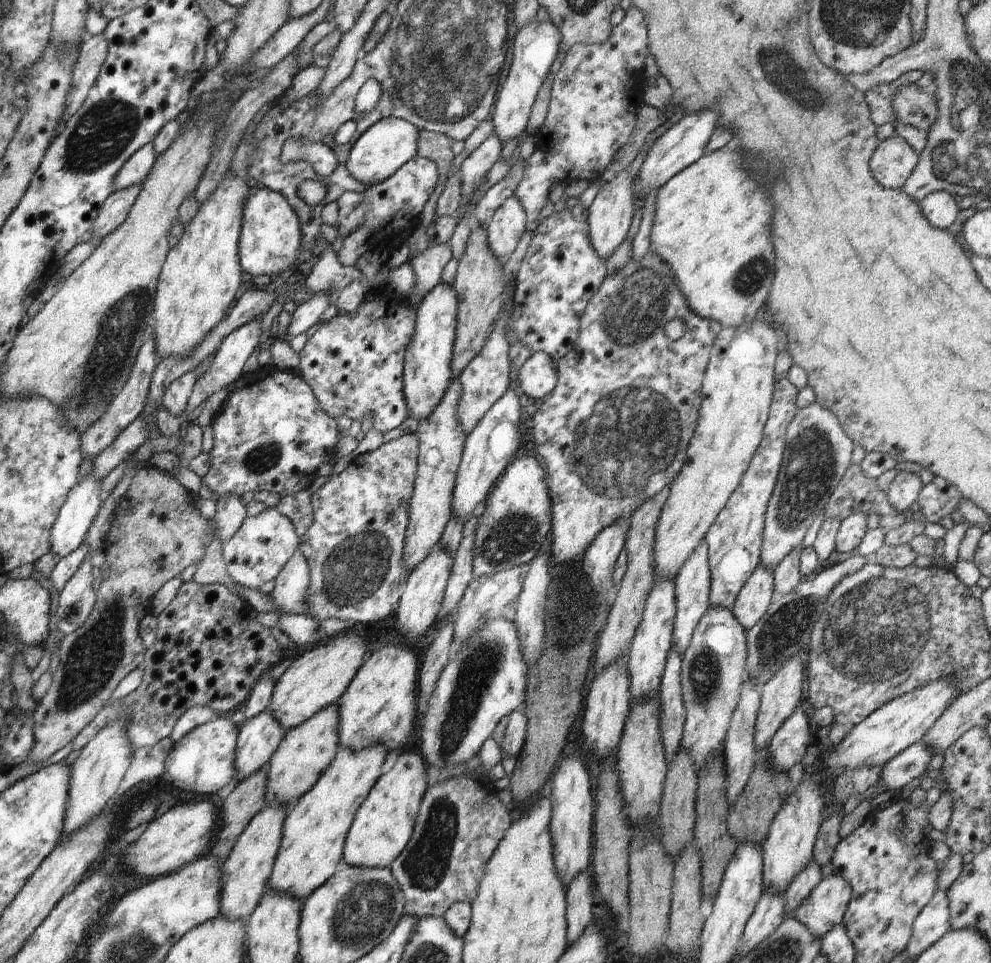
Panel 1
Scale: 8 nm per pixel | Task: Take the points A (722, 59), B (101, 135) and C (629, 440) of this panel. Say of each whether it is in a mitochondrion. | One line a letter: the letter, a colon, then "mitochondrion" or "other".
A: other
B: mitochondrion
C: mitochondrion

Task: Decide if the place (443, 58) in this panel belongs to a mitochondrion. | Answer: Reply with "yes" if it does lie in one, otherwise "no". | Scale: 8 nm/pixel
yes

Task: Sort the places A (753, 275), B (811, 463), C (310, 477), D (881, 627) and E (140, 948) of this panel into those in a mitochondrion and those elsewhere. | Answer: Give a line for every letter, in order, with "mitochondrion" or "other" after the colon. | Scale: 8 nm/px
A: mitochondrion
B: mitochondrion
C: other
D: mitochondrion
E: mitochondrion

